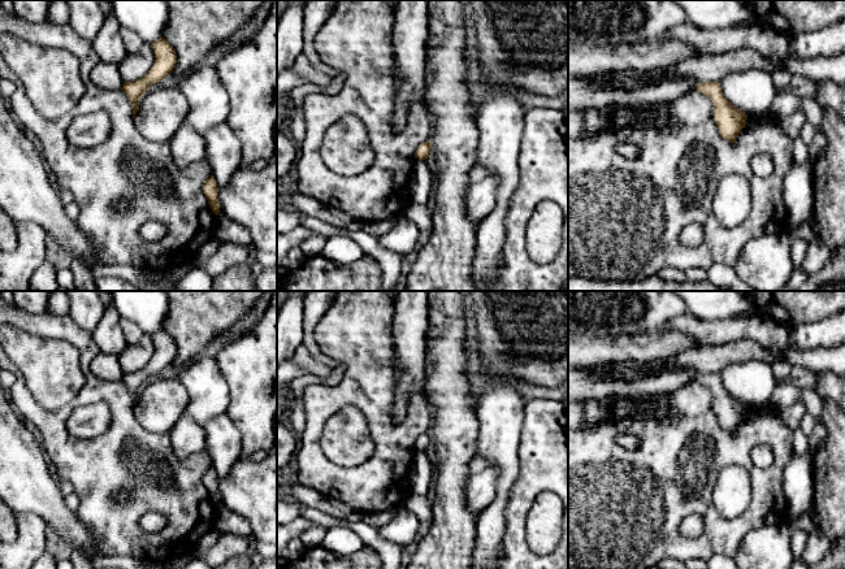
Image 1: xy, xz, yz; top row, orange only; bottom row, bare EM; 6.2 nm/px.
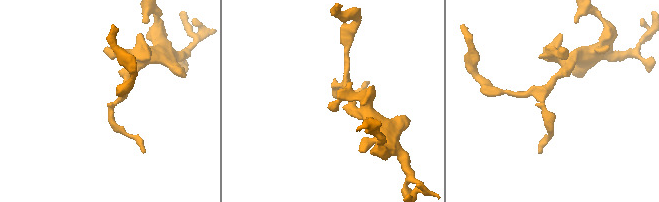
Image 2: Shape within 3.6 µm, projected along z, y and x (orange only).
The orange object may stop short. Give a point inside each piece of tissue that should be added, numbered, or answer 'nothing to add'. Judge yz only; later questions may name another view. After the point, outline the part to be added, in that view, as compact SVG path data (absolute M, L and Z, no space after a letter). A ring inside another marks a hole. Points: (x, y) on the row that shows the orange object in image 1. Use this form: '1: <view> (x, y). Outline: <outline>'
nothing to add

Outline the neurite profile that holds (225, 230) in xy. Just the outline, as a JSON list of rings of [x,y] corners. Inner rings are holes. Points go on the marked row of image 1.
[[[222,214],[216,216],[214,238],[221,243],[235,243],[244,247],[252,244],[250,231]]]

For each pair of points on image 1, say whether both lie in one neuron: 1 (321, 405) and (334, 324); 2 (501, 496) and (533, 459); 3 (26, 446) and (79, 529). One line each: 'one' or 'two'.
1: one
2: two
3: one

